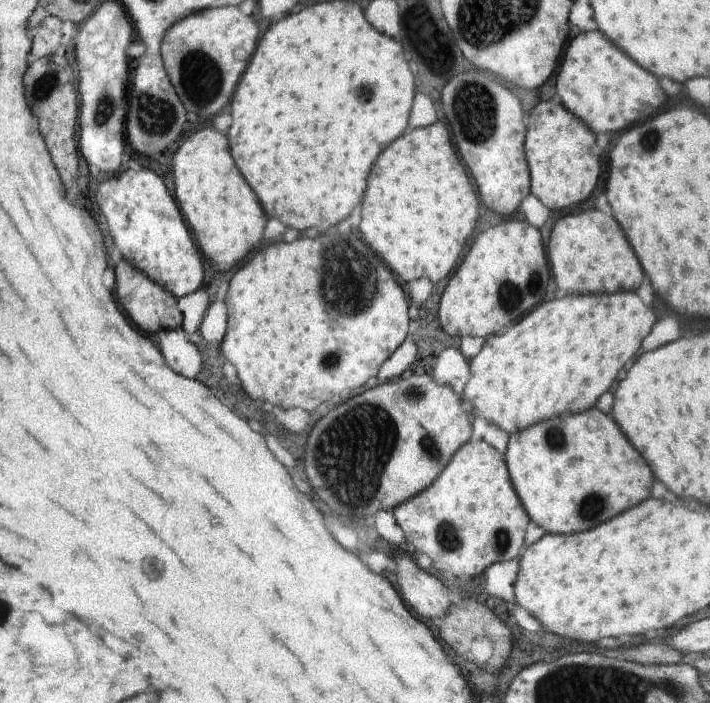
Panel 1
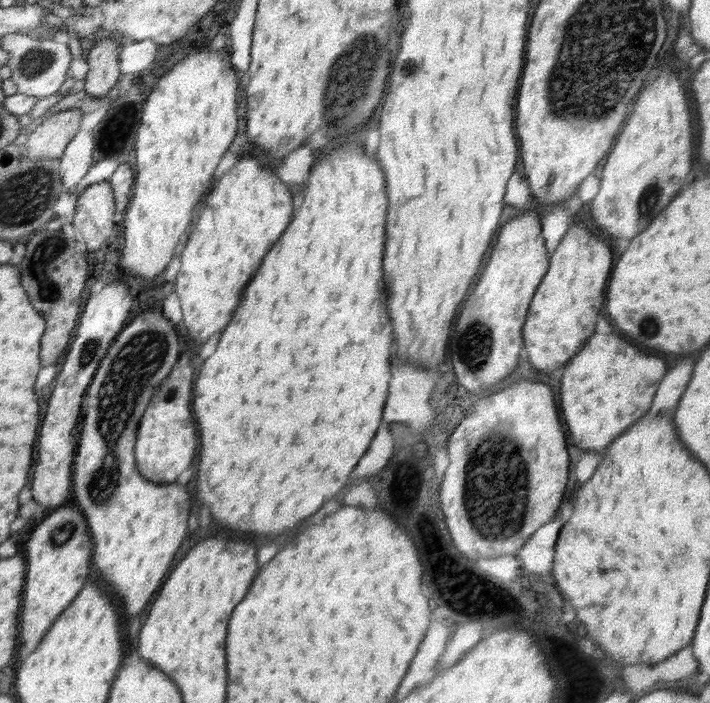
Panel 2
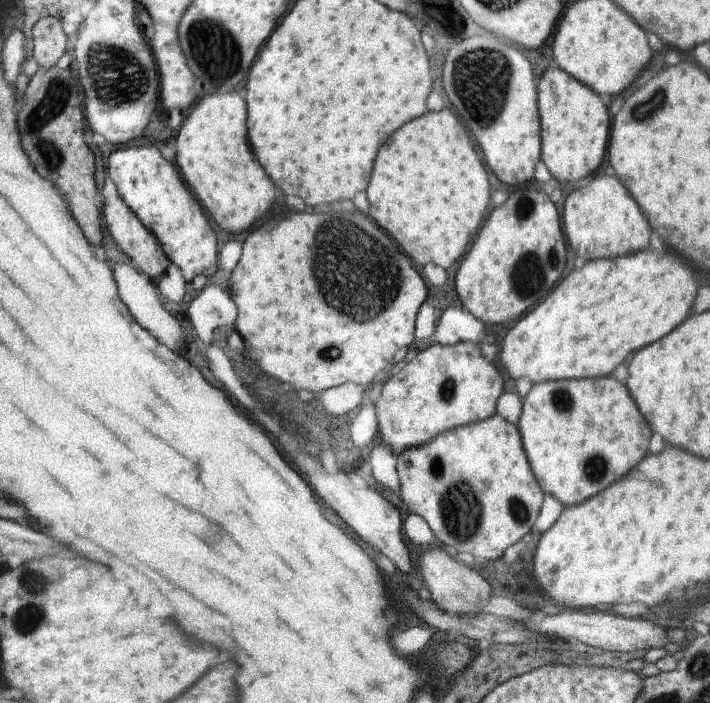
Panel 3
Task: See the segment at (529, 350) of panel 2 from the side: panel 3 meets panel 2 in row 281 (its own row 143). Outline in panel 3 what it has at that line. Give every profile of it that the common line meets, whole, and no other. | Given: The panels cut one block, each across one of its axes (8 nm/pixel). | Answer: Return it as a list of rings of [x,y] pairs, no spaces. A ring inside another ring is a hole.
[[[560,67],[548,68],[537,83],[540,113],[540,156],[550,174],[560,182],[576,182],[598,170],[604,160],[612,115],[596,92]]]

